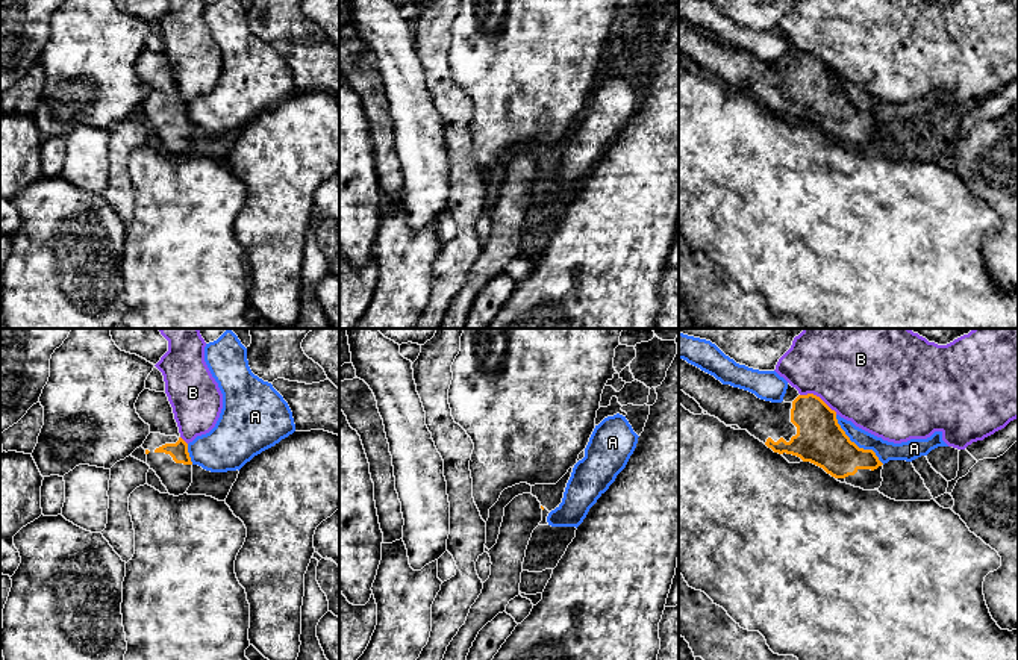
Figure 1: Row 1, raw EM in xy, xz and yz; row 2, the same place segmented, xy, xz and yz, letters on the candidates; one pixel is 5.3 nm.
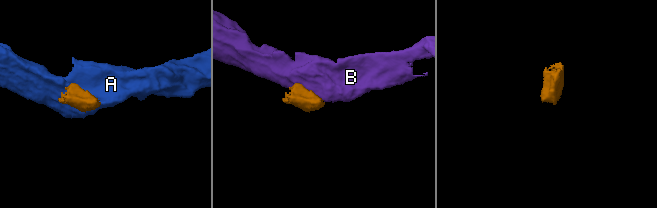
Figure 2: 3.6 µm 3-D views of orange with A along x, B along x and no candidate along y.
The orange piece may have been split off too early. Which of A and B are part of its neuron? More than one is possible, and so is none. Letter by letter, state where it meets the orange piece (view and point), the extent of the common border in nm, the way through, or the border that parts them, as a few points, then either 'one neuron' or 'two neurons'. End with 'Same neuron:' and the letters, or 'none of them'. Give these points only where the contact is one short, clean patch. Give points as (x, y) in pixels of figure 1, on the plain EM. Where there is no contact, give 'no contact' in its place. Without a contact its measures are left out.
A: meets orange in yz at (855, 105); contact 380 nm long; two neurons
B: meets orange in yz at (818, 58); contact 220 nm long; two neurons
Same neuron: none of them

